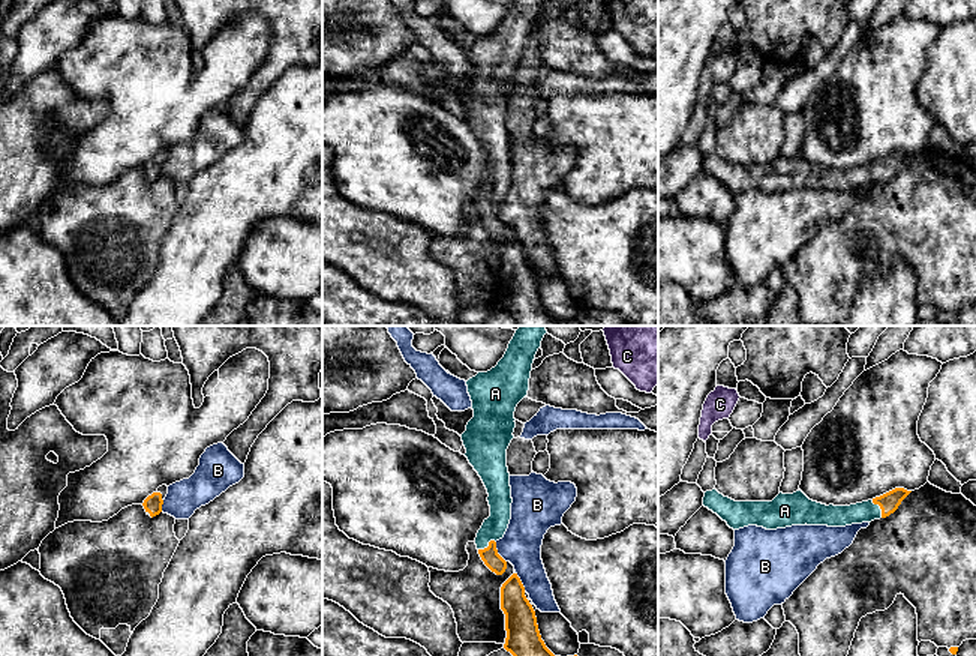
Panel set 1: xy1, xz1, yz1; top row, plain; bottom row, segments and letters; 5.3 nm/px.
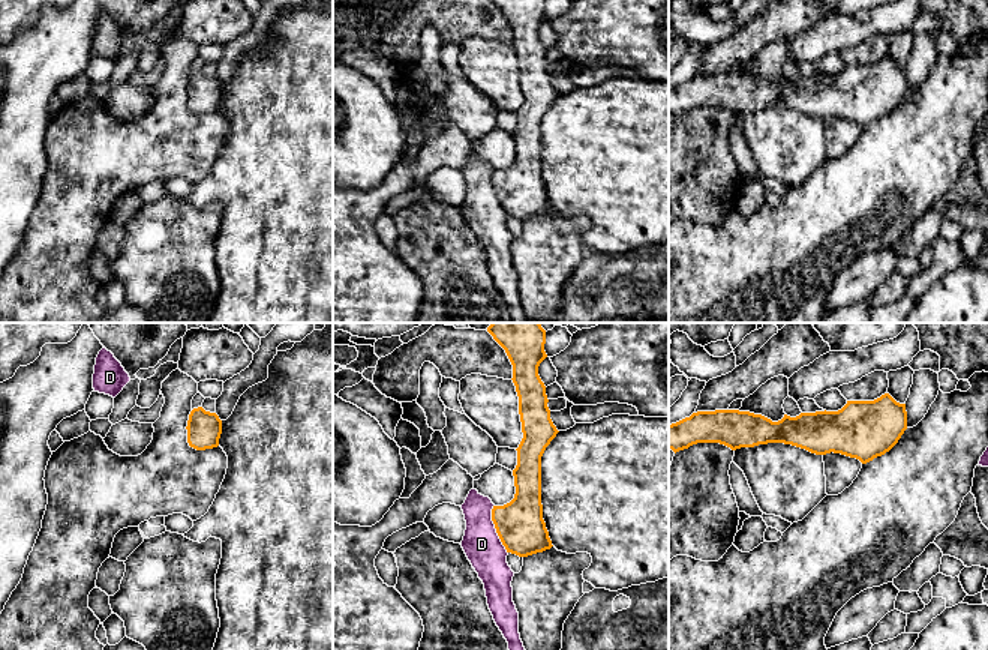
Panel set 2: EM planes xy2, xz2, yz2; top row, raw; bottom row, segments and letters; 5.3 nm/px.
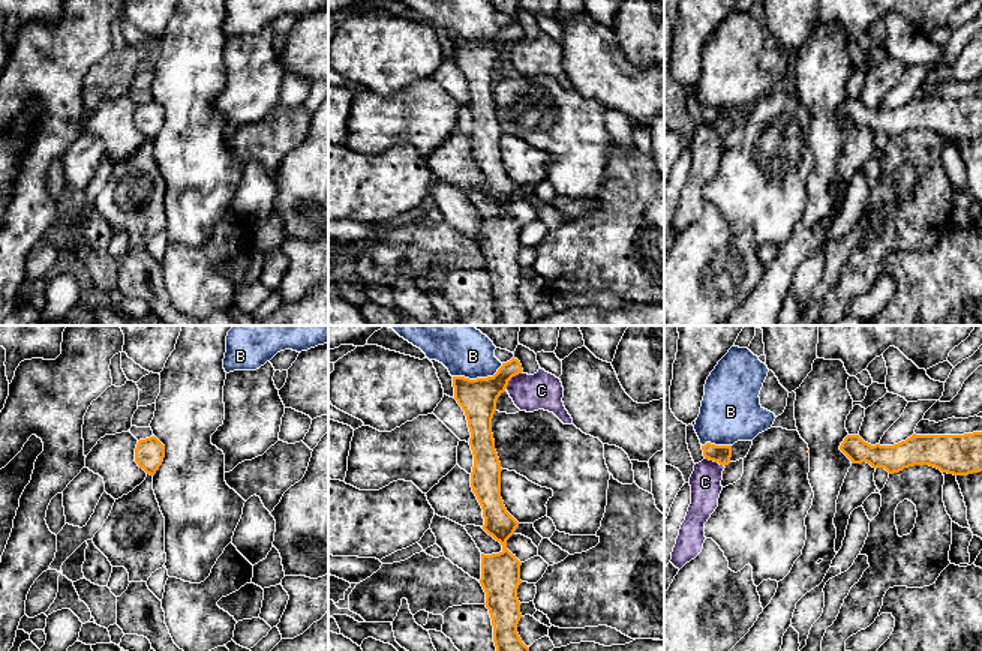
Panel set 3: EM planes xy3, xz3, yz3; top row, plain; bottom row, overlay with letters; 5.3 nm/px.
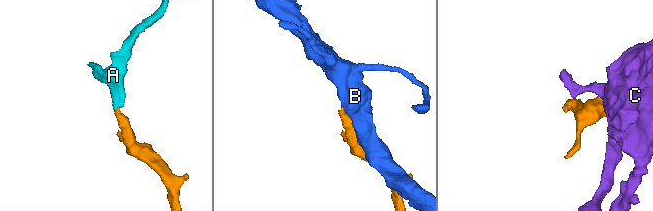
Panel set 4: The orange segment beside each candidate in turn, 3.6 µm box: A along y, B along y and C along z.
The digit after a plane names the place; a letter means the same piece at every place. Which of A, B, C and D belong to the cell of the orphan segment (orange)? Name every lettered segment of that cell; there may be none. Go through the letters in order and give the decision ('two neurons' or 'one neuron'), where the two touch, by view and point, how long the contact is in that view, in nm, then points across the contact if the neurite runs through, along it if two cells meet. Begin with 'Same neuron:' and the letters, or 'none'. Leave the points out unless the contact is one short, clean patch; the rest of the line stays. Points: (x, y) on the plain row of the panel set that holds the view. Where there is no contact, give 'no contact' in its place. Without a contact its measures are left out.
Same neuron: A
A: one neuron; contact xz1 (489, 209); length 110 nm; way xz1 (490, 221), (489, 209), (499, 164)
B: two neurons; contact xz3 (479, 42); length 280 nm
C: two neurons; contact xz3 (511, 41); length 130 nm; border xz3 (522, 35), (505, 51)
D: two neurons; contact xz2 (495, 191); length 280 nm; border xz2 (494, 168), (492, 186), (507, 216)

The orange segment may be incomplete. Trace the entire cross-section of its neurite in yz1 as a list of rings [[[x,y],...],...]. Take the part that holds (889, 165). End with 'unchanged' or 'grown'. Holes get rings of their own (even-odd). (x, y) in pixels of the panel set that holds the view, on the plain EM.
[[[895,152],[868,165],[850,170],[826,170],[810,164],[801,153],[793,158],[780,156],[772,165],[735,165],[712,153],[705,156],[703,170],[717,177],[733,194],[748,189],[766,194],[805,188],[846,191],[889,180],[910,156],[904,152]]] | grown

